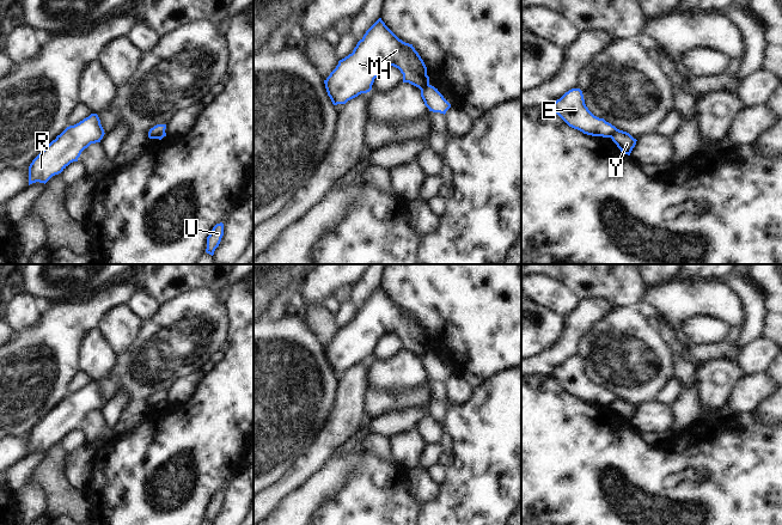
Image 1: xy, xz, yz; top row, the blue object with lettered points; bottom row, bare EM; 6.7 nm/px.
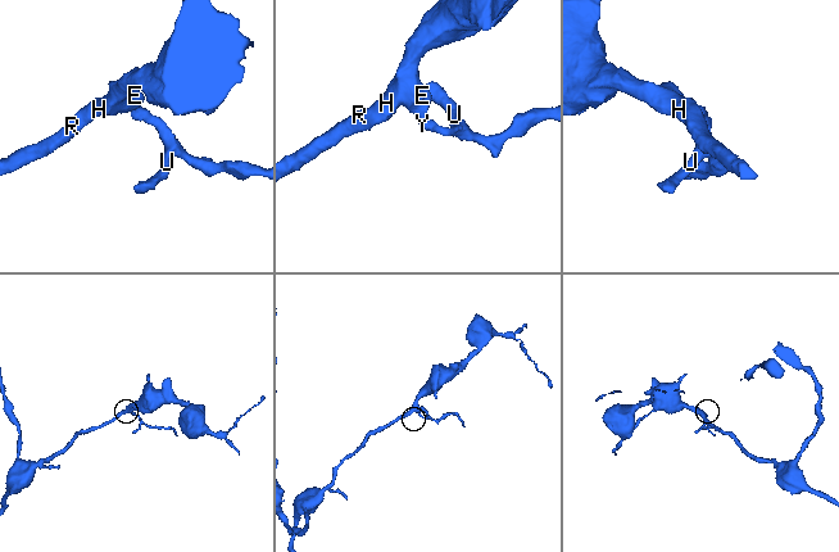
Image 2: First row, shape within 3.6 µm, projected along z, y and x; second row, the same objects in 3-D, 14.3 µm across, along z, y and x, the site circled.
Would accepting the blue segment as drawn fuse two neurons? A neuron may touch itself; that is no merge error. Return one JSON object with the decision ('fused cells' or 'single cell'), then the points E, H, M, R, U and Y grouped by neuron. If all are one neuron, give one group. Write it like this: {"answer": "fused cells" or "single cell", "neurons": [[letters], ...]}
{"answer": "fused cells", "neurons": [["E", "H", "M", "R"], ["U", "Y"]]}

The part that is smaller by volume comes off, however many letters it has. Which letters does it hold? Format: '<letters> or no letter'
U, Y

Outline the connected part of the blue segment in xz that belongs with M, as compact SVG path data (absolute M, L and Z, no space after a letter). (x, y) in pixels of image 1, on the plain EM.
M379 286L358 310L353 321L340 328L324 348L332 372L346 372L369 360L377 342L386 334L398 336L403 350L420 358L429 353L427 335L413 312L399 307Z

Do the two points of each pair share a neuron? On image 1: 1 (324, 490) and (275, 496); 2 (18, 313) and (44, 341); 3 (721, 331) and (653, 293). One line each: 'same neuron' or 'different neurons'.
1: different neurons
2: different neurons
3: different neurons

